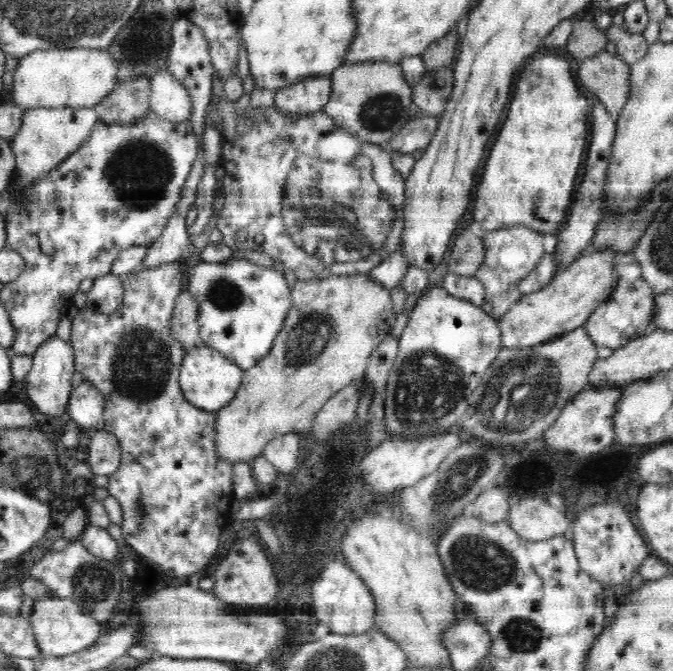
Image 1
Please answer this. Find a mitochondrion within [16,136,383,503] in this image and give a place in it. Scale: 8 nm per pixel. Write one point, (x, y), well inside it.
(141, 368)

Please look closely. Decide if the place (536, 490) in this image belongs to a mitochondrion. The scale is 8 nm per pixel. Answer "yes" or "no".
no

